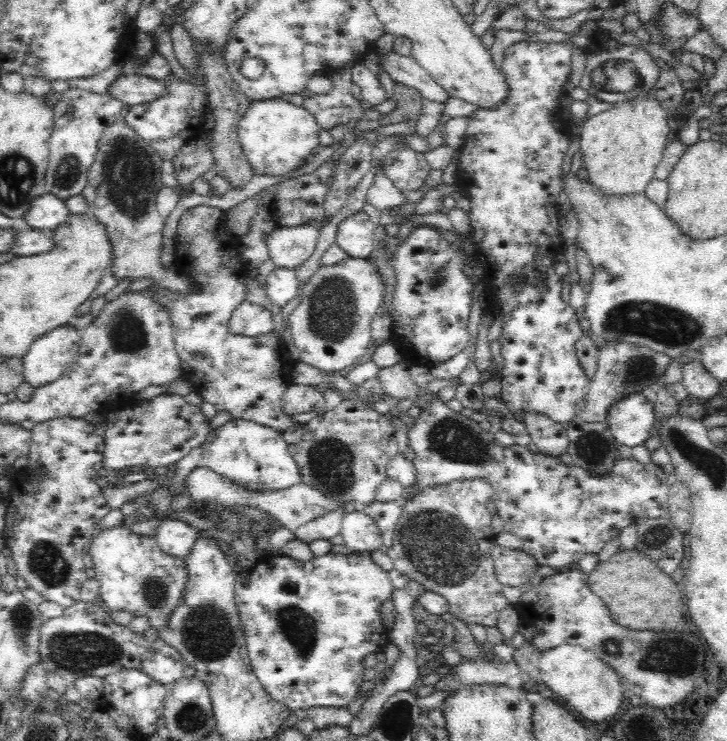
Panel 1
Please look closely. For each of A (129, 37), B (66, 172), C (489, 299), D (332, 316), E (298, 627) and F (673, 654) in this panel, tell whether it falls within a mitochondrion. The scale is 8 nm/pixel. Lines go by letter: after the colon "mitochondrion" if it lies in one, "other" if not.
A: other
B: mitochondrion
C: other
D: mitochondrion
E: mitochondrion
F: mitochondrion

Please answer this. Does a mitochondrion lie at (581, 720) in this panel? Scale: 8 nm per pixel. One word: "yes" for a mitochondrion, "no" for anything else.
no

